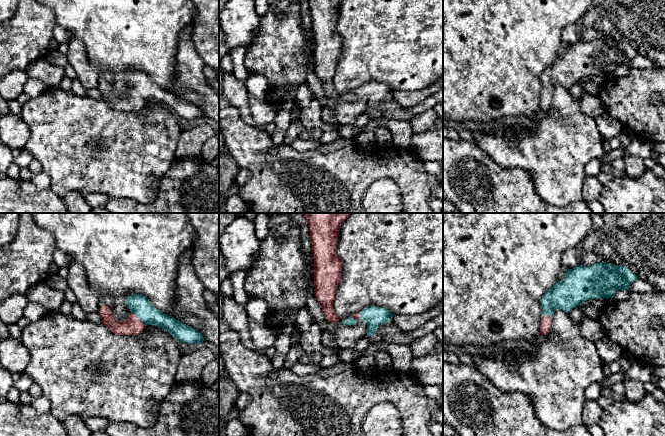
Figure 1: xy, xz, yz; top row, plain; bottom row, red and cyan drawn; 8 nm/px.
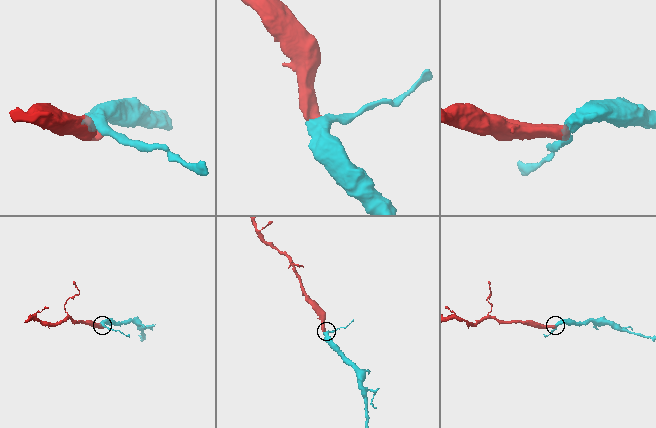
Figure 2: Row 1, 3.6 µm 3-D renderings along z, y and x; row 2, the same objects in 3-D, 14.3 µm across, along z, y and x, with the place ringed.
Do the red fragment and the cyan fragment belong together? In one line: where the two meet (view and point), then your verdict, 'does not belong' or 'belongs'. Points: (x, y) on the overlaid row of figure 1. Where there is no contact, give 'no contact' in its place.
meets red in xy at (138, 319); belongs

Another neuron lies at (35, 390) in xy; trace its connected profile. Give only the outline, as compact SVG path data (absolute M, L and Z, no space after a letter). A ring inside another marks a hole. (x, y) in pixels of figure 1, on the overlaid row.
M33 383L28 390L28 393L32 398L36 398L43 395L42 389L38 384Z

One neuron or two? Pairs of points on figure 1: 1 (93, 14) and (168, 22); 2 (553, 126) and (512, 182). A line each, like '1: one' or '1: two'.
1: one
2: two

